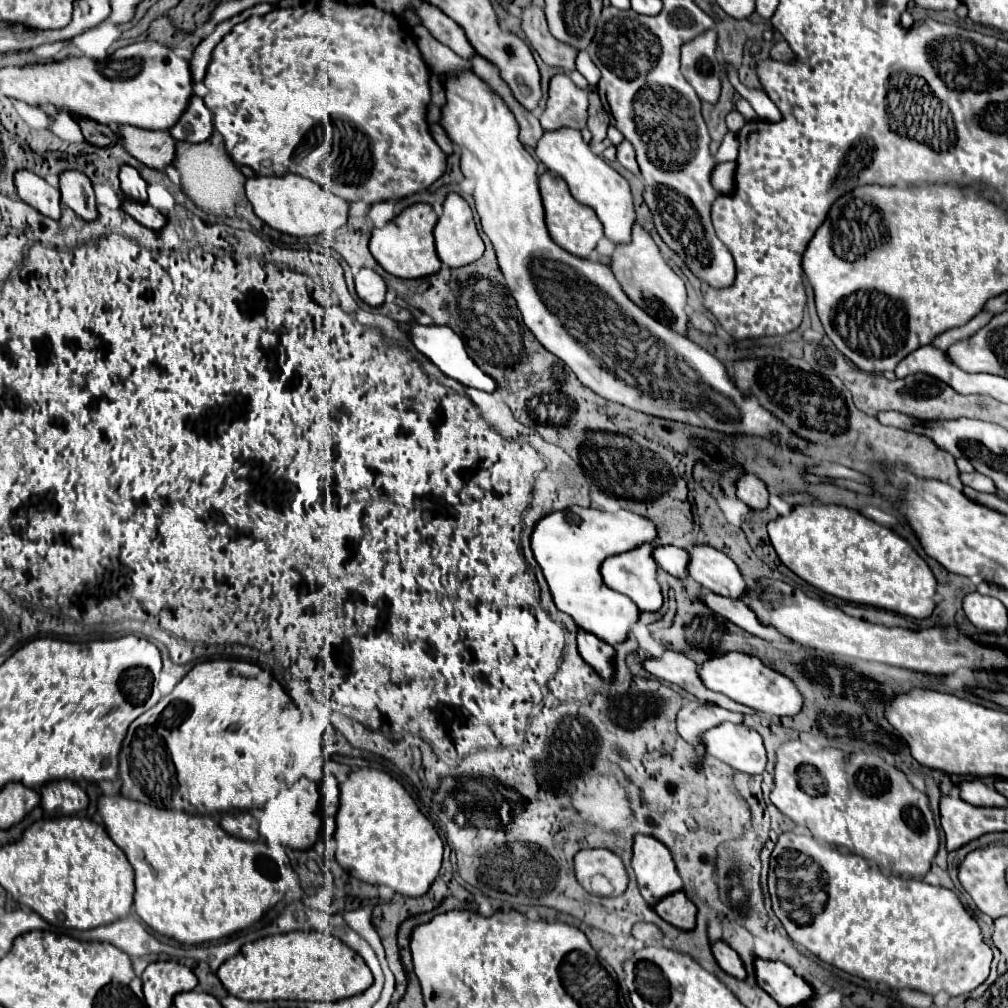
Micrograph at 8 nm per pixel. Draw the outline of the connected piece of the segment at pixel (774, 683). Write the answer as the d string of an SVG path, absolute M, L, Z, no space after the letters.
M734 651L734 653L712 657L706 663L702 663L702 667L698 667L698 675L702 677L702 683L706 683L706 689L722 693L732 701L742 703L758 713L786 717L786 715L796 715L802 709L802 695L798 693L796 685L788 677L762 665L758 657L746 653Z

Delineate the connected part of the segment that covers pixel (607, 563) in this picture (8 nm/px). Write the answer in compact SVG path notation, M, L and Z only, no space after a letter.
M644 543L642 547L636 547L634 551L604 559L600 573L602 573L604 583L610 589L630 597L640 611L658 611L662 607L662 593L660 593L660 585L656 581L656 569L658 569L658 565L652 559L652 547L648 543Z

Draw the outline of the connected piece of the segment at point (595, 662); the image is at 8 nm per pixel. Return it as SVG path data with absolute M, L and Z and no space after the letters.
M578 631L578 651L584 657L588 665L592 665L604 679L612 679L614 667L614 649L608 643L602 643L596 635L590 635L588 631Z

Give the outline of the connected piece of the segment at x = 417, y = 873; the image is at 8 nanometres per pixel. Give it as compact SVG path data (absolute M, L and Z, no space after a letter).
M360 769L356 773L350 773L350 777L340 785L340 809L336 821L338 829L334 839L386 839L386 845L356 845L356 855L340 855L340 863L348 875L370 885L388 885L396 893L408 897L420 897L430 889L442 867L442 841L434 825L420 813L408 791L388 773L378 769Z

